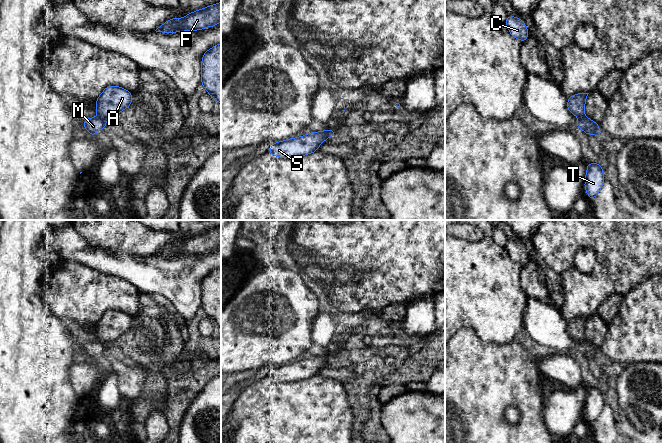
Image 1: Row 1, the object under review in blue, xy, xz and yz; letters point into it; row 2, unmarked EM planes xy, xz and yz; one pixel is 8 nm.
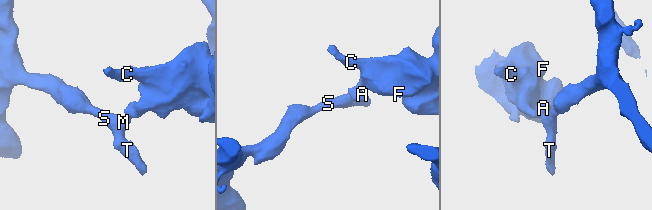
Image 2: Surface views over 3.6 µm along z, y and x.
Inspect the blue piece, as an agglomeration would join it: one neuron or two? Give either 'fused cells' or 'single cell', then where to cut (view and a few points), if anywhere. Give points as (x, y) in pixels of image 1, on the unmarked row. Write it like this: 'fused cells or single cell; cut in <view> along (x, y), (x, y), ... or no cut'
fused cells; cut in xy along (98, 339), (105, 344)

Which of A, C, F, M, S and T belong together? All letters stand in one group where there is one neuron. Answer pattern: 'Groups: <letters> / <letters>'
Groups: A C F / M S T

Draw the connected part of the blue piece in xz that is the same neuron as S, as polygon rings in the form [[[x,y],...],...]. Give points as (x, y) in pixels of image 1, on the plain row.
[[[326,354],[311,356],[300,361],[274,366],[267,377],[279,382],[295,382],[309,379],[316,376],[328,361]]]

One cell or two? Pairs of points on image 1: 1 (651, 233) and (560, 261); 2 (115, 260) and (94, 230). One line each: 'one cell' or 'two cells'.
1: one cell
2: two cells

